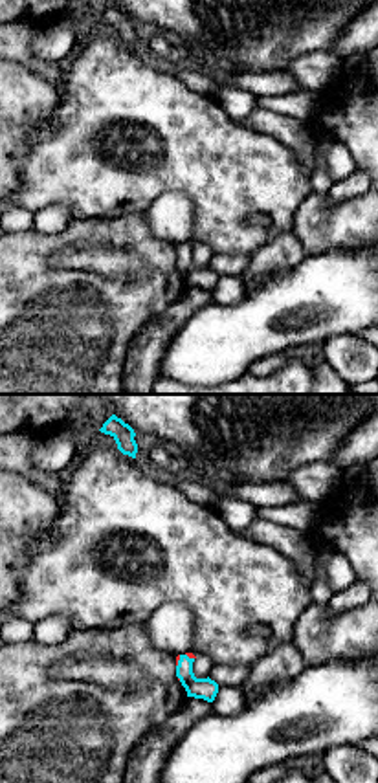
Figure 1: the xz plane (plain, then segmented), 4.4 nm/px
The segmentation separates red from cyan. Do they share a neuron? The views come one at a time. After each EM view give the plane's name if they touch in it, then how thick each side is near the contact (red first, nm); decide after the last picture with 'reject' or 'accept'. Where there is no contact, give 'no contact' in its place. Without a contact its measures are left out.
xz | 20/100 nm

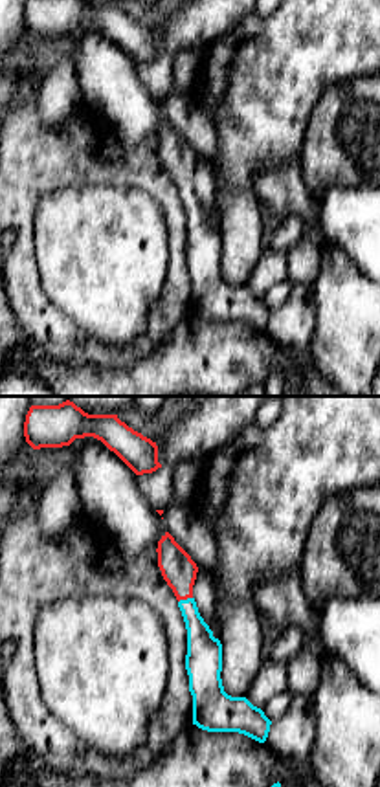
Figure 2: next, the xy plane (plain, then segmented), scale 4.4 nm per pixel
xy | 150/160 nm

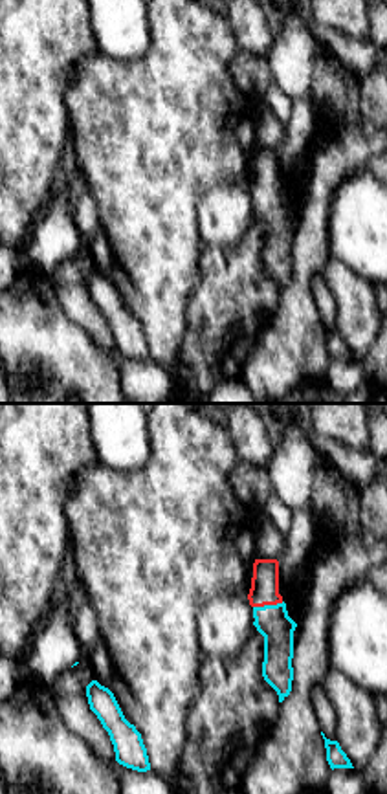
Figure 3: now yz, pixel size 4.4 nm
yz | 130/150 nm

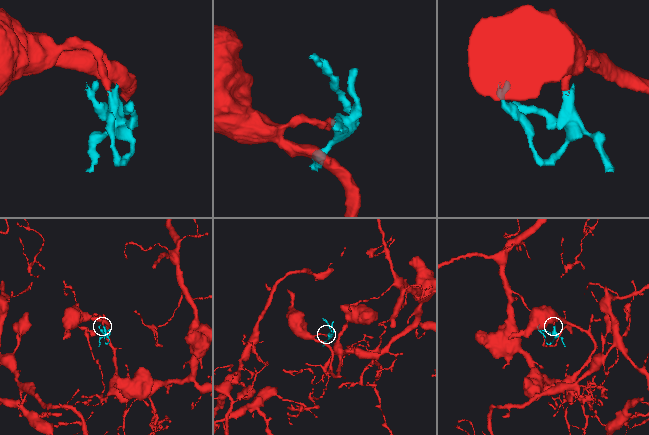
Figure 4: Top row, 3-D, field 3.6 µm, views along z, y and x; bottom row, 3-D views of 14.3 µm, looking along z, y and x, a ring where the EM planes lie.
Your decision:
accept

